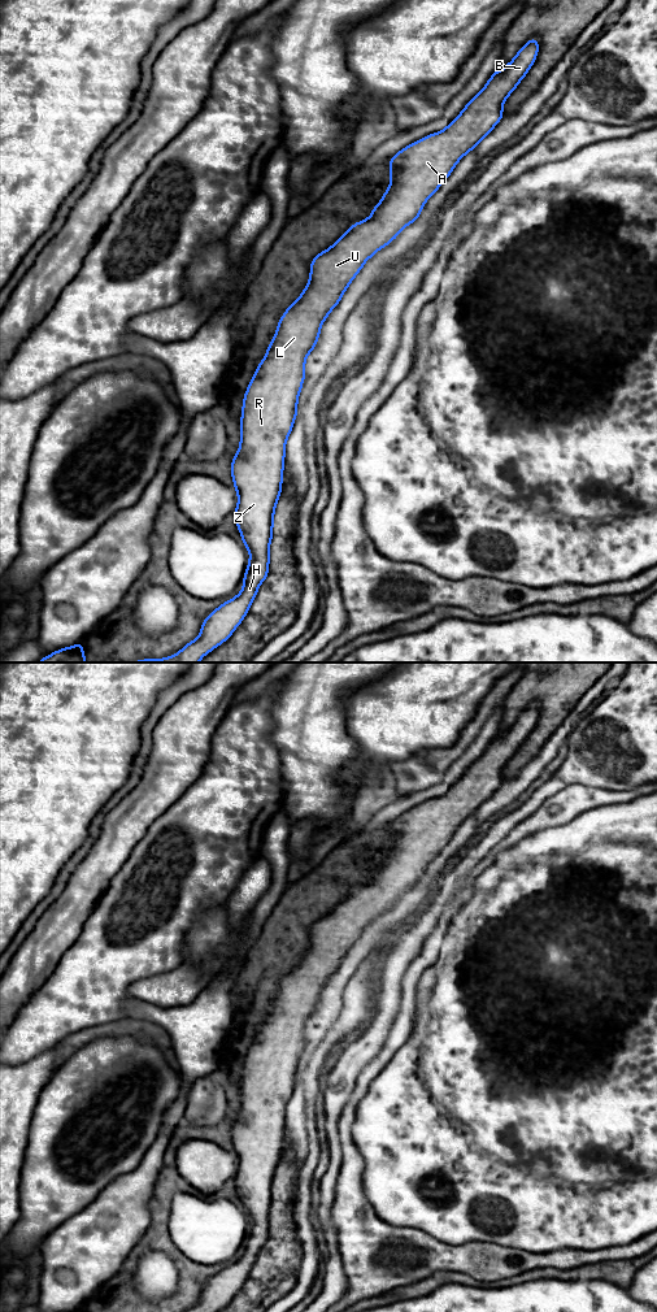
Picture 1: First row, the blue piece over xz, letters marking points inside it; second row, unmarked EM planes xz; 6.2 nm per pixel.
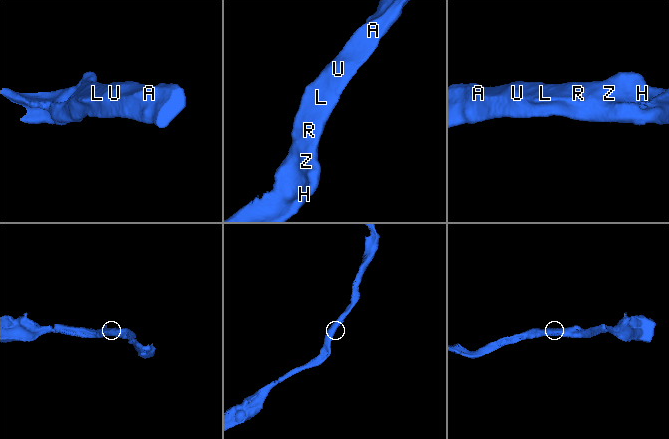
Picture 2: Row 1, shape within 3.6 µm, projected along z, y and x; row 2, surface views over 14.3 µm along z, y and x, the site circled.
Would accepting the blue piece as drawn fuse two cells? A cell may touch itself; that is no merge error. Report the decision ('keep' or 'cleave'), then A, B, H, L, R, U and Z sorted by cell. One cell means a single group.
keep | A B H L R U Z

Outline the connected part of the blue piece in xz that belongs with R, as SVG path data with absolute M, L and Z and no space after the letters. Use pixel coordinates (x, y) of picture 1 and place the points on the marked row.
M530 39L501 70L496 70L483 90L440 132L432 132L400 149L390 160L390 187L373 208L369 218L356 222L327 249L310 262L309 282L283 313L264 360L257 365L244 394L240 418L240 444L231 462L231 477L238 492L234 512L249 561L243 578L243 590L205 617L200 634L179 652L165 659L145 659L132 662L199 662L206 653L226 642L248 613L258 587L267 578L270 542L273 539L275 505L282 492L286 442L297 417L299 395L305 379L305 360L314 349L323 321L336 308L351 282L364 264L380 248L397 238L400 231L415 222L427 199L447 181L457 162L486 138L501 121L508 96L534 65L539 40Z

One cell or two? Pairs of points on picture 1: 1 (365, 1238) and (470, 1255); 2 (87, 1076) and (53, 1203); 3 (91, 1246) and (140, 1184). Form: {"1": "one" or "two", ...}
{"1": "one", "2": "one", "3": "one"}

